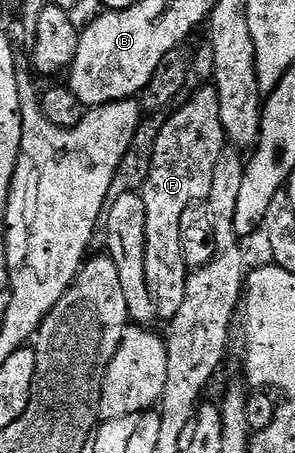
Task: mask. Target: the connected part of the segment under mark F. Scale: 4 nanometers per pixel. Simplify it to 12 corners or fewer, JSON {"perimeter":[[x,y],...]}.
{"perimeter":[[201,86],[160,125],[139,196],[145,280],[161,321],[190,271],[182,210],[207,201],[226,146]]}

